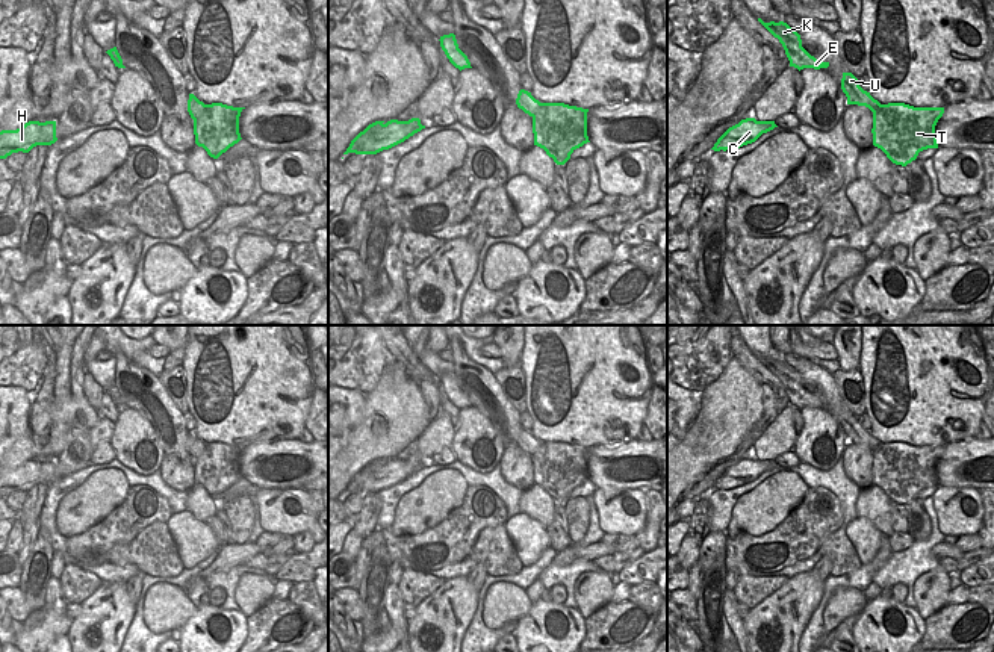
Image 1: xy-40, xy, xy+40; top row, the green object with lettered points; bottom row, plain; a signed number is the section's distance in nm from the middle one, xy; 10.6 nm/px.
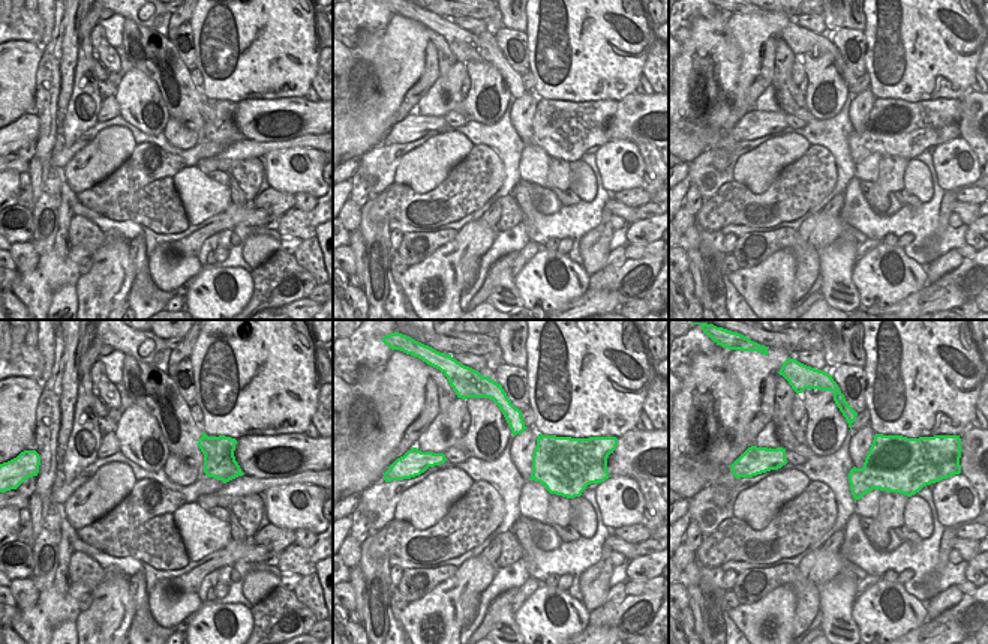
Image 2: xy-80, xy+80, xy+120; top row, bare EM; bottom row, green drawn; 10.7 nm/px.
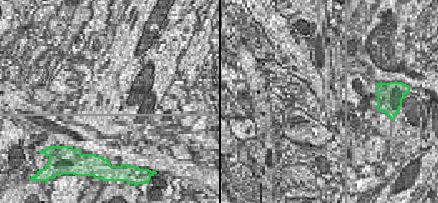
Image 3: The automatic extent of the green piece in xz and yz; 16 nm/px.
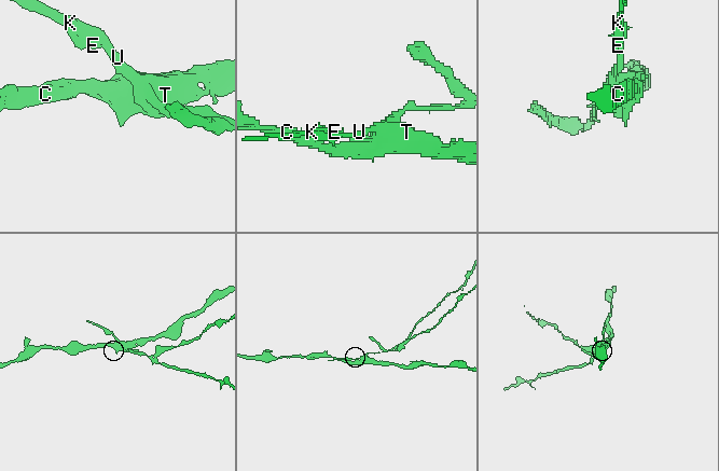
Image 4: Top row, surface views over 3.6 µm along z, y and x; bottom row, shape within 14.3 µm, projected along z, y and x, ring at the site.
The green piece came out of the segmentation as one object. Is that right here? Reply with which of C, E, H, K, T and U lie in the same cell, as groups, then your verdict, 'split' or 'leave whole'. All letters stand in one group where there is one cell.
C H T / E K U | split

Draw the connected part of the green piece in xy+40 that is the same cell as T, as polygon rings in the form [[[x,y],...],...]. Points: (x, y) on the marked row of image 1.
[[[905,103],[879,104],[873,112],[873,145],[906,166],[927,148],[938,148],[935,126],[944,107],[914,107]]]

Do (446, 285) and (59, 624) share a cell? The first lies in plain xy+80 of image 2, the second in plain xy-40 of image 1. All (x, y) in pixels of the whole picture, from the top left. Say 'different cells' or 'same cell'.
different cells

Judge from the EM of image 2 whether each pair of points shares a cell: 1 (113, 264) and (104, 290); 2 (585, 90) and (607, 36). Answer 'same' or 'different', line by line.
1: same
2: same

